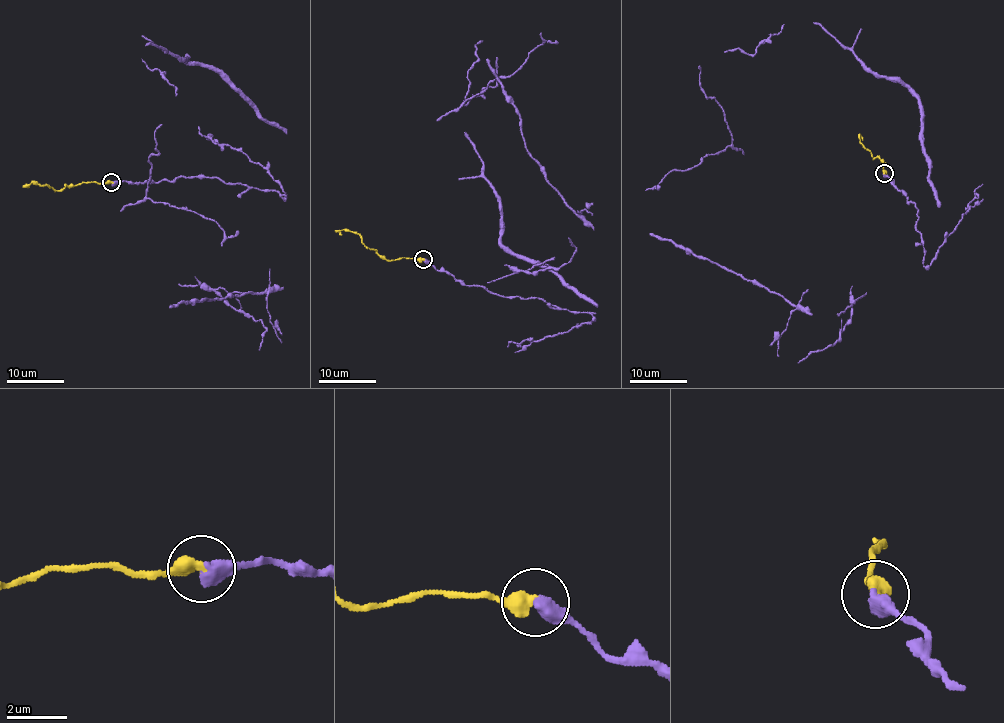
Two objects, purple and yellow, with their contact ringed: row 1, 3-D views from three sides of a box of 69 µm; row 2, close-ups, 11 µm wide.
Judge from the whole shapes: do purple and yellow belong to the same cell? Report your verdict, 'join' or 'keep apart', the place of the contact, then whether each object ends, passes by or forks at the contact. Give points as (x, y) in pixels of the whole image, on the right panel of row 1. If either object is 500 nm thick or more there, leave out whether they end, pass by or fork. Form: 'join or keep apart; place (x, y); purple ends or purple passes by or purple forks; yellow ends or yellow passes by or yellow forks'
keep apart; place (884, 173)

